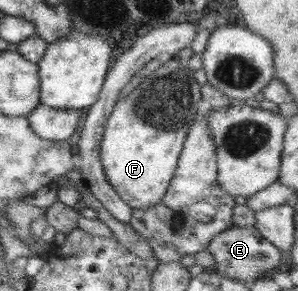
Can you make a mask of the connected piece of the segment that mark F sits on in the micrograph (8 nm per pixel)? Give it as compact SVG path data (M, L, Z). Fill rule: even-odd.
M174 57L112 108L100 142L100 159L108 181L133 209L160 204L168 190L186 135L204 105L194 73Z

